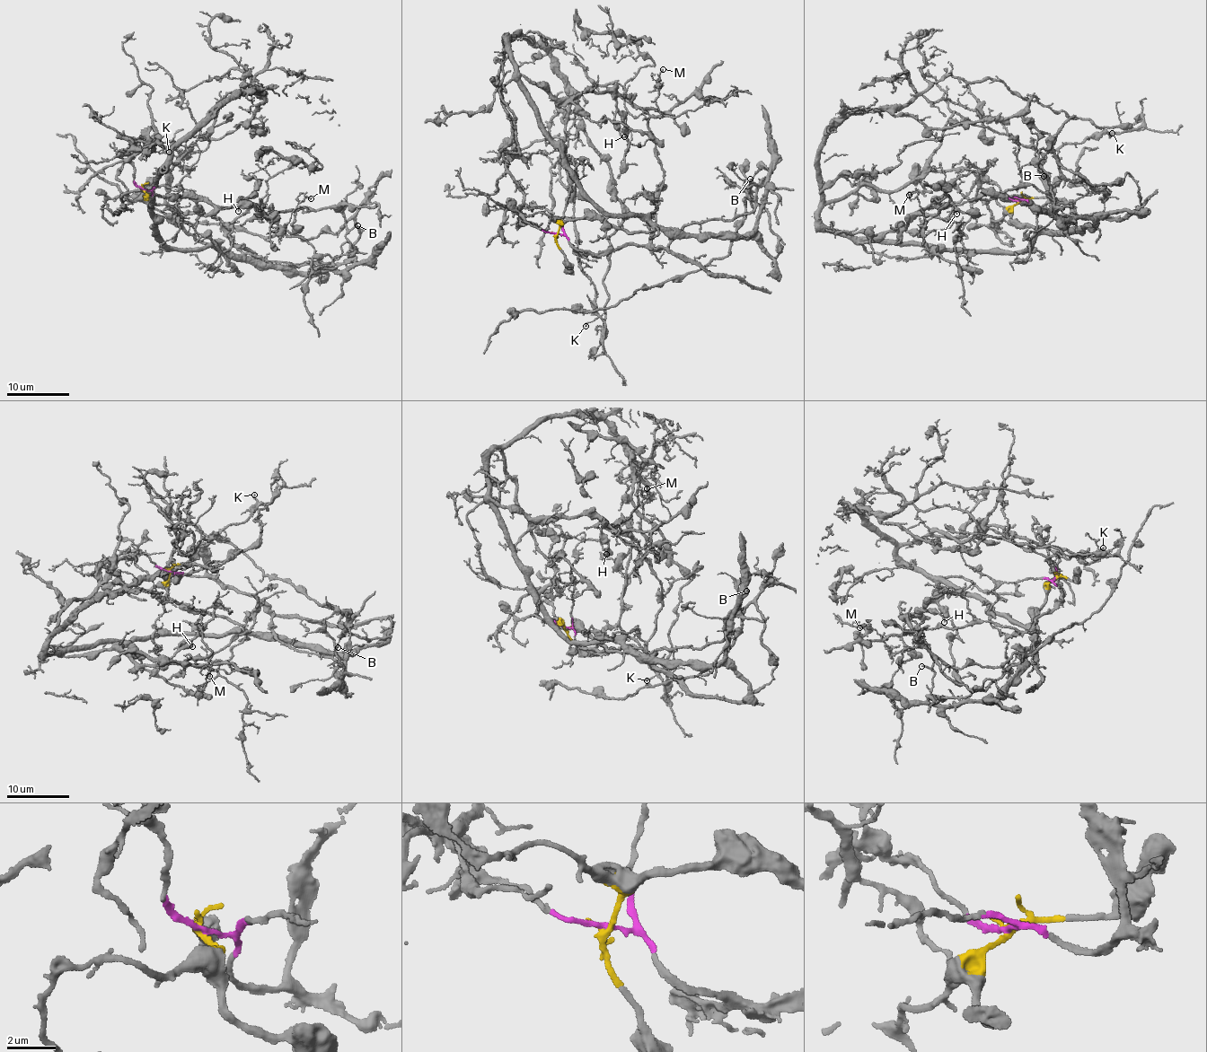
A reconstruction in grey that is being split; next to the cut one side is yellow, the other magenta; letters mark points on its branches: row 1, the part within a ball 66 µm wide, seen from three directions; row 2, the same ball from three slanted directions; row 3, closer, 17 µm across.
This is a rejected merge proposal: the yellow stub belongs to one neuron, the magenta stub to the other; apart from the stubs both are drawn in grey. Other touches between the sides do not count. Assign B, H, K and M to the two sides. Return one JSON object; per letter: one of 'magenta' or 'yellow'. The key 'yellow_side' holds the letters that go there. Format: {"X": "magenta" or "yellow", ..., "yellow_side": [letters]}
{"B": "magenta", "H": "yellow", "K": "magenta", "M": "magenta", "yellow_side": ["H"]}

